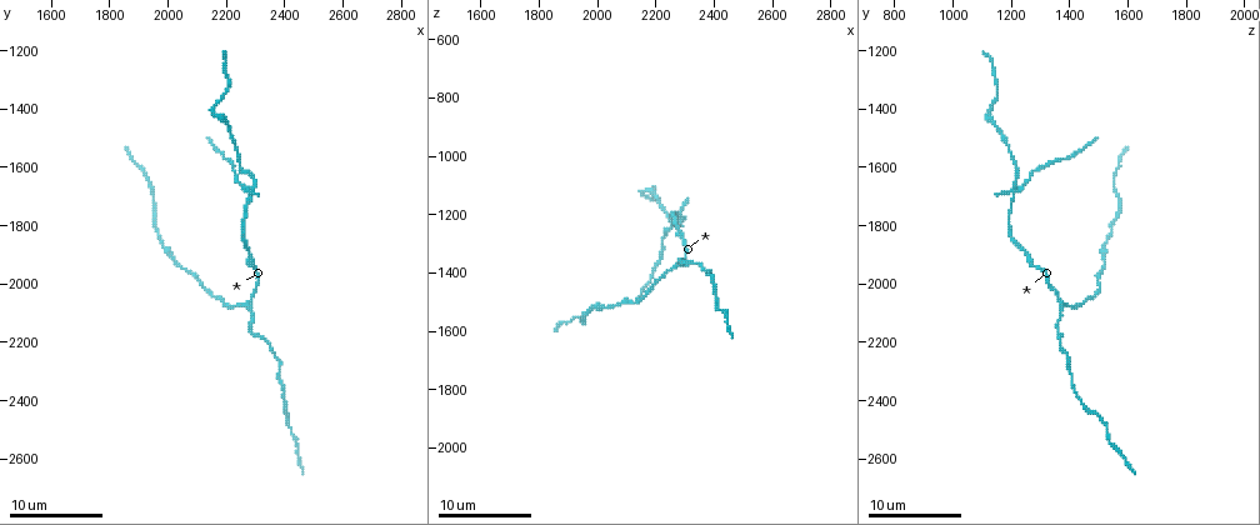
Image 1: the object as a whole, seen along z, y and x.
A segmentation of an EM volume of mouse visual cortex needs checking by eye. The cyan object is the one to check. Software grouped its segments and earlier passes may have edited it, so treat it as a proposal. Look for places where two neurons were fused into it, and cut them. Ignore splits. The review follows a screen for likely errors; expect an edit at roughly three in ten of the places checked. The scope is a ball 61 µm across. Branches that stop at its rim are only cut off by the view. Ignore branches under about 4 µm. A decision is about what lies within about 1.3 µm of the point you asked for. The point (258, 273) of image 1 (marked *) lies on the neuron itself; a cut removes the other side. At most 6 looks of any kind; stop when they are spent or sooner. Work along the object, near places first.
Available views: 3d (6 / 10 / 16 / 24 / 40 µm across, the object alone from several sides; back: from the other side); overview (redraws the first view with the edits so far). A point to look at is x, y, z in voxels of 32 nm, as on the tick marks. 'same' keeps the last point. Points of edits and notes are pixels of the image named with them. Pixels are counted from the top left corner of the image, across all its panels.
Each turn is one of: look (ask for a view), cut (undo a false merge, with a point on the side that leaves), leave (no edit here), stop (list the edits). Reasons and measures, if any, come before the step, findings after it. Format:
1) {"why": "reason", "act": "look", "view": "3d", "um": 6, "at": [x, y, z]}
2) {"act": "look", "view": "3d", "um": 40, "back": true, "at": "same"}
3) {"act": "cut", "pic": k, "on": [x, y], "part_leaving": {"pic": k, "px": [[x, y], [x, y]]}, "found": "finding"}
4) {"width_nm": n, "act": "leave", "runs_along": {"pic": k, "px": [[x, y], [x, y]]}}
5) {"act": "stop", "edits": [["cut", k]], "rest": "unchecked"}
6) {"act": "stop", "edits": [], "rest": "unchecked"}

{"why": "looks like a crossing", "act": "look", "view": "3d", "um": 6, "at": [2280, 1690, 1230]}

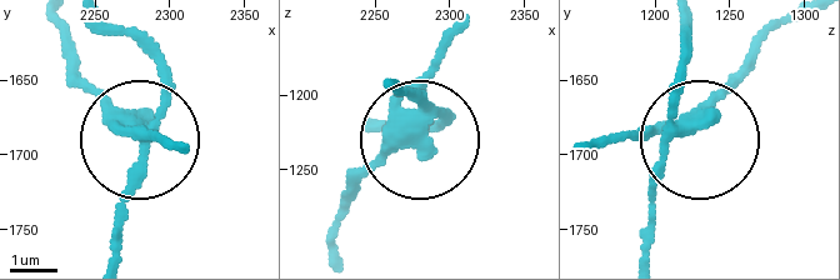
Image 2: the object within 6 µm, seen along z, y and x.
{"act": "look", "view": "3d", "um": 6, "back": true, "at": [2280, 1680, 1222]}

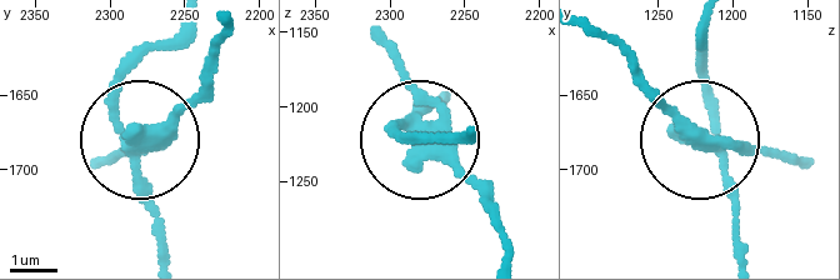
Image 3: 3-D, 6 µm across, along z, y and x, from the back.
{"act": "cut", "pic": 3, "on": [175, 106], "part_leaving": {"pic": 3, "px": [[135, 145], [190, 98], [226, 30]]}, "found": "two neurons meet here"}

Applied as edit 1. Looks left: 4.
{"why": "three-way junction", "act": "look", "view": "3d", "um": 16, "at": [2260, 2070, 1390]}

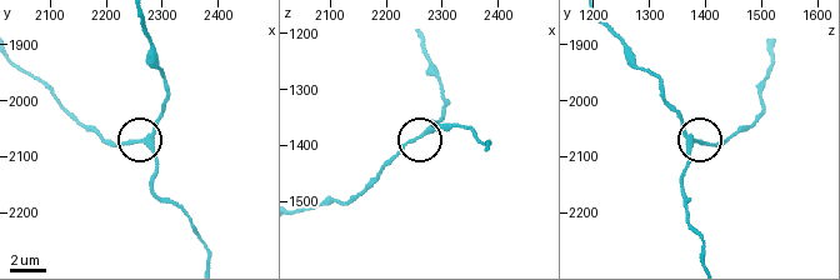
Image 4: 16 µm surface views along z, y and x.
{"arms": 3, "act": "leave", "runs_along": {"pic": 4, "px": [[660, 81], [661, 98], [695, 139], [683, 190]]}, "found": "all the same neuron"}

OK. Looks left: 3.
{"act": "look", "view": "3d", "um": 16, "at": [2170, 1430, 1120]}

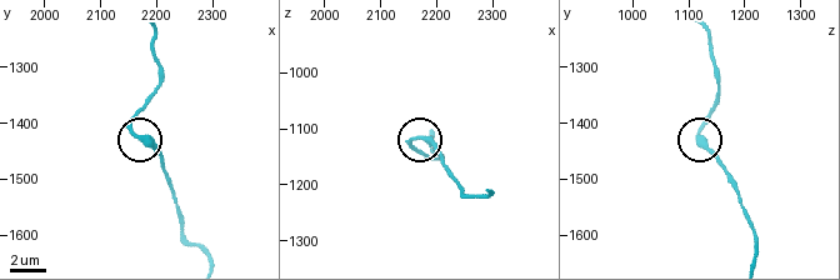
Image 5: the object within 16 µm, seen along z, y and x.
{"act": "leave", "runs_along": {"pic": 5, "px": [[754, 259], [754, 228], [734, 179], [700, 141], [718, 100]]}, "found": "continuous, no second neuron"}

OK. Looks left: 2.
{"act": "stop", "edits": [["cut", 3]], "rest": "unchecked"}

